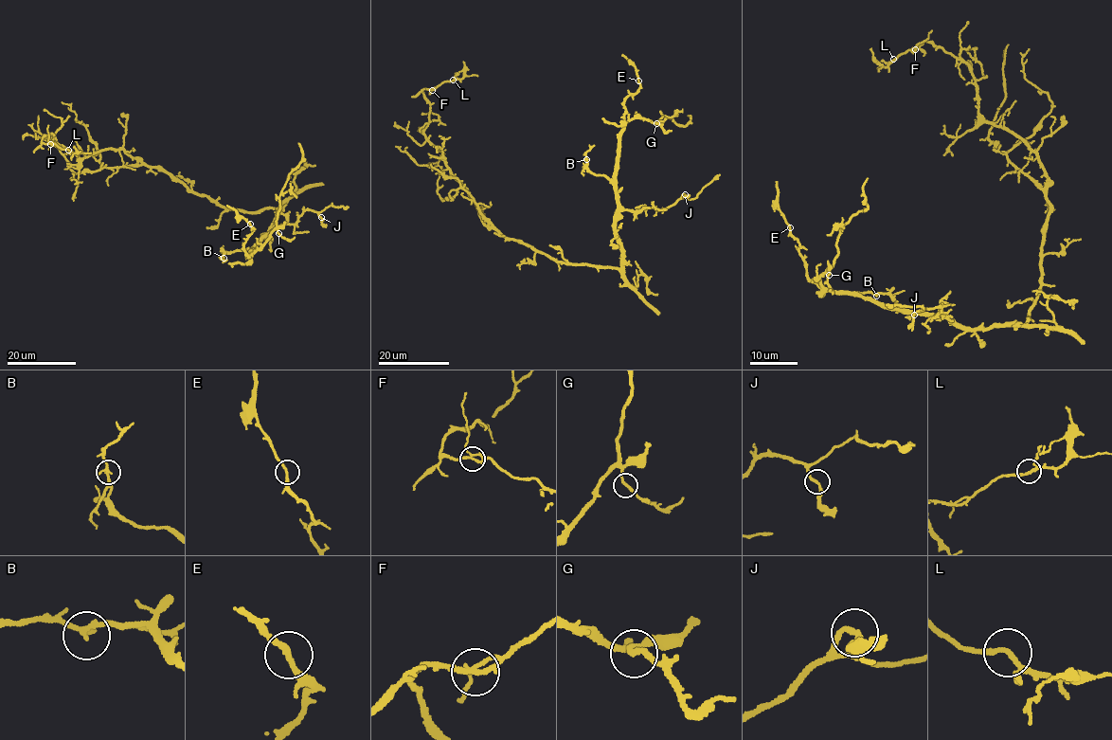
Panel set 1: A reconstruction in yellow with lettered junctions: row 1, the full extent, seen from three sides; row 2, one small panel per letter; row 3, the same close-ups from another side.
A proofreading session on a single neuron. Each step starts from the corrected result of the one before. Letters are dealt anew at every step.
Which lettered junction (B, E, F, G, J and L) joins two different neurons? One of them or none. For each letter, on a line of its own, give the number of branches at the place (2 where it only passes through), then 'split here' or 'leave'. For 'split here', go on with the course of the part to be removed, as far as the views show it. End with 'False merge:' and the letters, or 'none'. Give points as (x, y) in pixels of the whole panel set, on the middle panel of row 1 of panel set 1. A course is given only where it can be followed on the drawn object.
B: branches 2; leave
E: branches 2; leave
F: branches 2; leave
G: branches 2; leave
J: branches 2; leave
L: branches 2; leave
False merge: none

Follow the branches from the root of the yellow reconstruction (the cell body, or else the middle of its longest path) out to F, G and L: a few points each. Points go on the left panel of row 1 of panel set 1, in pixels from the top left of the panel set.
F: (228, 208), (121, 149), (82, 159), (53, 140), (51, 133), (42, 138), (49, 143)
G: (228, 208), (278, 210), (248, 259), (275, 228), (278, 233)
L: (228, 208), (121, 149), (82, 159), (53, 140), (54, 135), (43, 137), (43, 143), (68, 150)

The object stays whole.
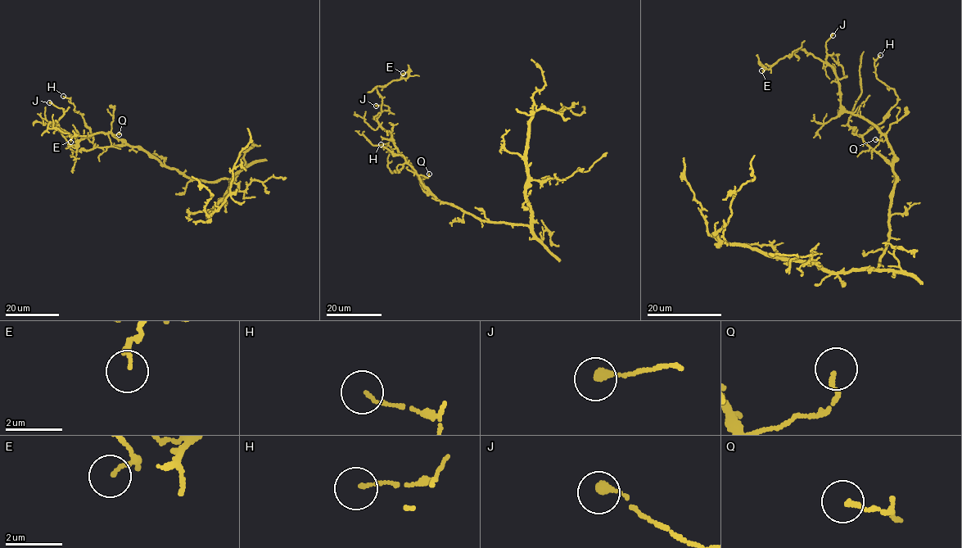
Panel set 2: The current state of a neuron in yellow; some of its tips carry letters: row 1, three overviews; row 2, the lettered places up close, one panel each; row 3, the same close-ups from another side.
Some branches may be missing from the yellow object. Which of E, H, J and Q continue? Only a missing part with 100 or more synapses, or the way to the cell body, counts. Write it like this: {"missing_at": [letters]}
{"missing_at": []}

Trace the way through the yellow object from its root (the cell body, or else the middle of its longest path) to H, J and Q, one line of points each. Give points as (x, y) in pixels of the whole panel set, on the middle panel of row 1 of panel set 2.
H: (490, 221), (479, 219), (437, 200), (407, 163), (392, 173), (388, 166), (390, 147), (388, 143), (381, 144)
J: (490, 221), (479, 219), (425, 192), (412, 165), (377, 120), (389, 107), (376, 106)
Q: (490, 221), (479, 219), (425, 192), (420, 182), (429, 174)

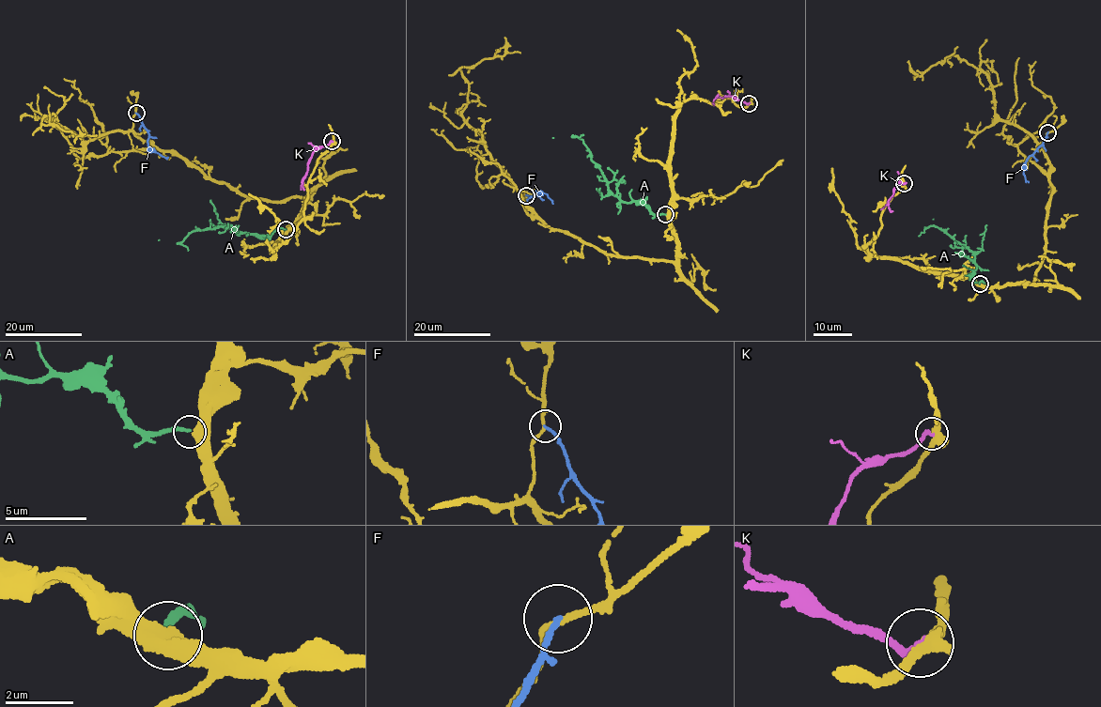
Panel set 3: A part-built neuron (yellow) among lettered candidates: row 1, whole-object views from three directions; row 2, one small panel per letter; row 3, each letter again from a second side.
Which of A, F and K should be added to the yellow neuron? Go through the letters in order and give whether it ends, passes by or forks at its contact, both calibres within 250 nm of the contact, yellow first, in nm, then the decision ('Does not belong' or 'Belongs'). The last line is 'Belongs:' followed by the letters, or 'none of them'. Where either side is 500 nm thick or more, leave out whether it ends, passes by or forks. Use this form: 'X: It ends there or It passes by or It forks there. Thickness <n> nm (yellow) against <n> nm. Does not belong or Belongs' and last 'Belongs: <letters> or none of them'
A: It ends there. Thickness 440 nm (yellow) against 200 nm. Belongs
F: It ends there. Thickness 180 nm (yellow) against 150 nm. Does not belong
K: It ends there. Thickness 380 nm (yellow) against 240 nm. Does not belong
Belongs: A

